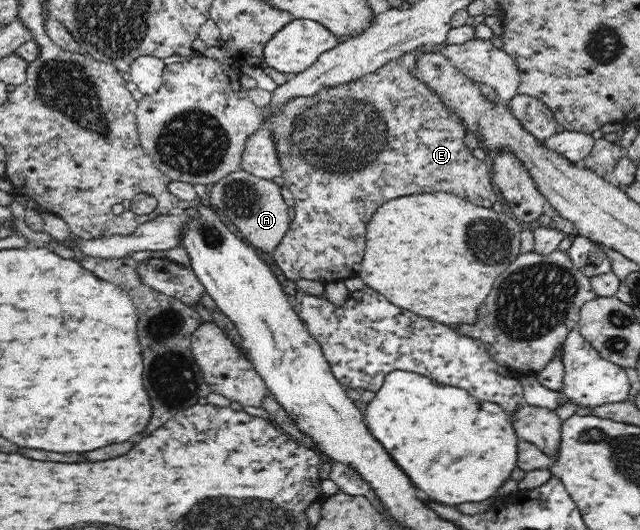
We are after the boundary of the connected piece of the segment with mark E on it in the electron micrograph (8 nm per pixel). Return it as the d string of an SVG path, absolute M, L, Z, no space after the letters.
M416 48L416 50L405 53L403 56L400 56L400 58L390 61L388 64L382 66L382 68L378 68L376 72L367 74L360 78L360 80L354 80L354 82L348 82L348 84L342 84L342 86L336 86L336 88L326 88L326 90L322 90L320 94L316 94L316 96L302 96L302 98L290 100L290 102L286 102L286 104L272 116L272 121L262 123L263 127L273 132L273 136L275 136L282 169L281 177L284 179L285 187L294 195L295 200L293 205L295 210L294 217L291 218L290 226L284 238L281 238L280 244L277 244L274 252L272 252L272 259L274 259L278 268L282 270L288 280L292 280L292 282L295 283L298 282L298 280L315 280L316 282L321 282L326 285L329 282L340 282L341 280L344 281L346 278L356 278L356 276L359 276L359 272L362 268L362 258L364 258L364 250L366 250L366 240L364 240L366 226L368 226L370 218L374 216L374 212L376 212L384 202L388 202L388 200L392 200L392 198L444 192L466 199L484 208L490 208L490 206L498 200L498 196L496 196L496 192L493 190L491 166L489 162L480 162L474 159L471 151L466 148L463 142L466 136L466 129L464 129L462 123L455 118L455 114L449 114L439 101L439 98L433 94L425 84L422 84L411 75L415 58L426 49L434 48Z

